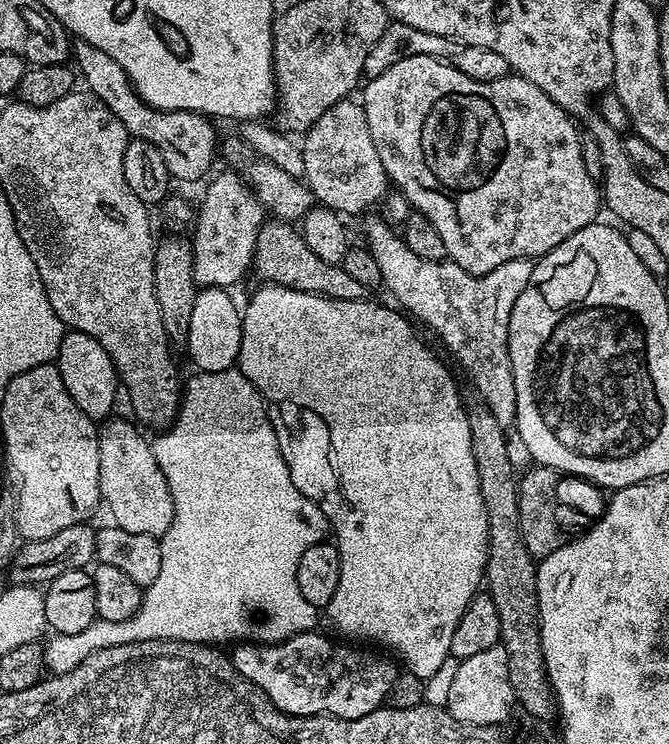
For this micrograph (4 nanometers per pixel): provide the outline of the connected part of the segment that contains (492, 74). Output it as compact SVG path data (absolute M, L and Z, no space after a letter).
M392 22L382 34L378 46L370 50L370 55L366 58L364 76L368 78L377 76L382 74L382 70L390 70L394 62L402 62L402 58L415 56L435 56L446 64L452 64L459 72L466 74L466 78L474 78L478 82L494 82L498 78L509 75L510 72L506 58L502 58L502 54L497 54L495 50L482 46L466 46L456 40L442 38L438 34L426 34L426 30L414 30L405 24Z

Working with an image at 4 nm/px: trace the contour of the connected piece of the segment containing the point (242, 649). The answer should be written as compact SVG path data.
M316 630L303 632L277 644L240 642L230 652L230 659L238 674L254 682L254 686L261 688L266 698L278 706L278 710L291 716L333 716L339 720L353 720L381 707L388 699L390 686L394 686L394 678L398 675L397 665L387 655L375 656L372 652L363 652L360 646L335 644L318 633Z

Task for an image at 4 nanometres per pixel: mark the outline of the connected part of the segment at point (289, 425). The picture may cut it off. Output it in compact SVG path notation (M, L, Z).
M265 283L264 288L260 288L248 300L248 305L243 305L241 322L241 350L238 359L238 367L240 372L246 379L249 380L264 398L264 403L268 405L268 417L274 426L274 434L278 438L278 446L282 450L282 458L289 466L297 466L296 464L321 464L322 467L332 467L332 472L336 475L336 481L333 482L328 476L320 476L317 480L312 480L308 484L307 491L315 494L317 497L328 496L325 500L319 501L322 514L328 520L328 527L331 535L334 537L336 549L340 552L340 577L338 578L338 590L334 590L334 598L330 598L330 602L326 605L328 612L328 620L341 632L344 637L352 642L364 642L360 640L373 640L376 644L385 644L389 648L387 651L410 673L414 674L420 680L426 681L430 678L430 674L434 674L434 670L438 670L438 666L442 666L442 662L446 662L446 658L450 654L450 638L454 638L454 629L458 627L458 618L462 618L462 614L466 610L466 606L470 606L472 599L481 591L482 585L485 583L484 567L488 565L488 519L486 518L486 506L482 506L482 486L478 486L478 466L474 462L474 446L470 446L470 422L466 418L466 404L462 399L460 401L460 388L456 385L456 380L452 377L452 372L420 341L420 336L415 332L413 321L409 319L403 311L397 310L395 307L387 308L384 304L375 304L371 298L363 300L331 300L325 296L315 296L309 292L299 292L293 288L283 288L277 284Z

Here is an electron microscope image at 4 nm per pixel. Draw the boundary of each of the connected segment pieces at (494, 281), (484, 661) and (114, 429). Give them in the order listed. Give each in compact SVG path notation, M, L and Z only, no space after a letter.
M369 215L364 224L366 246L374 254L374 262L378 262L378 270L382 270L383 287L392 291L395 303L413 321L425 324L434 335L440 336L448 352L464 367L470 383L476 387L475 395L490 406L490 414L498 420L505 430L511 429L516 422L516 391L514 390L514 374L510 366L510 350L508 349L508 331L510 330L510 314L514 310L514 302L518 302L518 294L526 290L526 282L530 282L533 261L511 260L502 262L498 270L490 270L490 274L472 276L453 260L427 260L419 256L402 237L396 236L397 229L387 219Z
M495 644L490 650L482 650L482 654L474 654L474 658L460 661L458 675L450 686L450 698L446 711L458 722L470 726L500 726L511 714L516 704L514 686L510 686L510 666L506 662L506 650L503 644Z
M105 419L98 428L100 499L103 507L108 507L115 527L130 530L130 534L150 534L159 538L174 518L174 498L170 498L166 474L162 474L162 466L158 466L152 445L147 439L144 441L141 429L131 419L116 419Z

